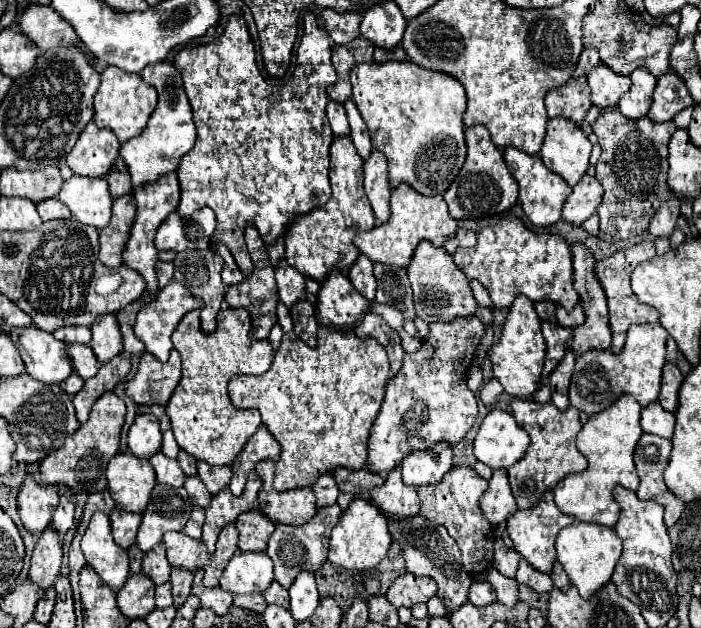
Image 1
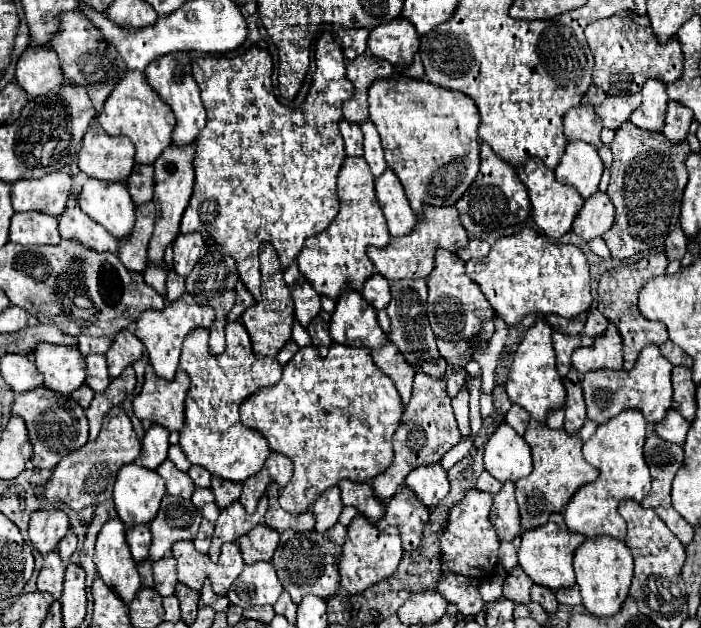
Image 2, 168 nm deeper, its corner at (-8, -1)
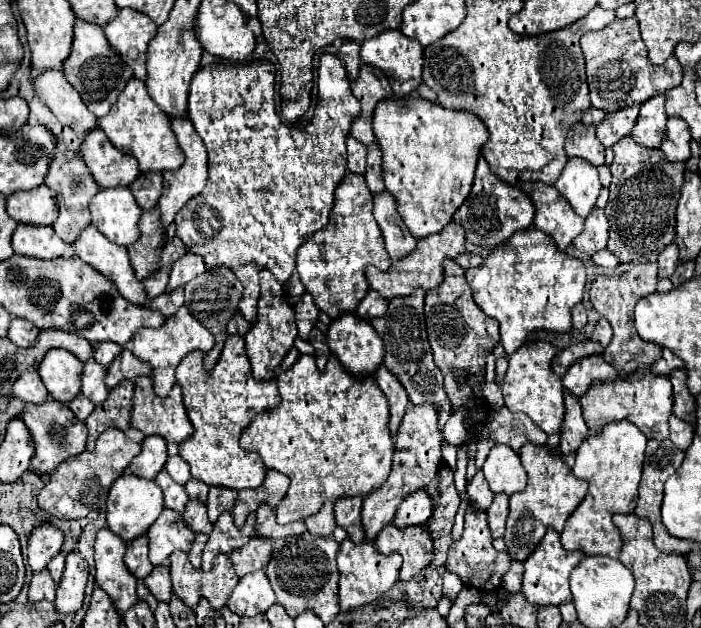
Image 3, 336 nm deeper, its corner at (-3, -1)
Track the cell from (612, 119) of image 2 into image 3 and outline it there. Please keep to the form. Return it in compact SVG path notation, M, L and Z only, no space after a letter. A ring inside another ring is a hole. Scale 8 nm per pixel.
M633 103L631 107L607 113L605 119L595 125L597 139L605 147L611 147L613 143L617 143L617 139L621 139L625 135L631 135L631 129L633 129L633 123L635 123L637 115L639 115L639 103Z

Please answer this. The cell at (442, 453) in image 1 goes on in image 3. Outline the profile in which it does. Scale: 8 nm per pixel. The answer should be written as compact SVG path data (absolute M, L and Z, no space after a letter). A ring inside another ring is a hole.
M421 487L401 501L401 507L397 509L397 515L395 515L395 523L399 527L425 525L431 513L433 513L433 499L427 493L427 489Z

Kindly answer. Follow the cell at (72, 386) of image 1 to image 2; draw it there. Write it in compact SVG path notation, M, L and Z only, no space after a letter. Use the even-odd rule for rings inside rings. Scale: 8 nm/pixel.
M82 385L78 391L72 393L72 399L74 399L80 407L84 407L84 409L90 405L92 397L94 397L94 391L90 391L90 387L86 387L86 385Z

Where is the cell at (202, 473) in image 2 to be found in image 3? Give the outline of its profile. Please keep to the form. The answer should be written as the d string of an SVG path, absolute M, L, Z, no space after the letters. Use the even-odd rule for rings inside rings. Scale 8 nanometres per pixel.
M189 479L187 481L187 485L185 485L185 489L187 489L187 495L189 495L189 499L197 499L197 501L207 501L207 491L209 491L209 487L205 487L205 483L201 483L199 479Z

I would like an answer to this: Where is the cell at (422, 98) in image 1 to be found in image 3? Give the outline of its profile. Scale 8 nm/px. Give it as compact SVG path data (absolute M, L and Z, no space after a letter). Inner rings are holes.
M389 97L381 99L373 111L373 131L383 151L381 167L385 187L395 195L399 215L409 227L411 235L415 239L421 239L441 231L441 227L451 221L453 213L461 207L471 191L477 157L485 139L489 137L485 123L465 109L447 109L421 97Z

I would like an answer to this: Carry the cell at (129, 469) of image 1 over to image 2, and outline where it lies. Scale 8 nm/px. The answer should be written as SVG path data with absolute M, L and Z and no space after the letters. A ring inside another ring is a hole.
M138 463L124 465L114 483L114 505L126 527L148 525L166 495L162 477L156 471L142 469Z

